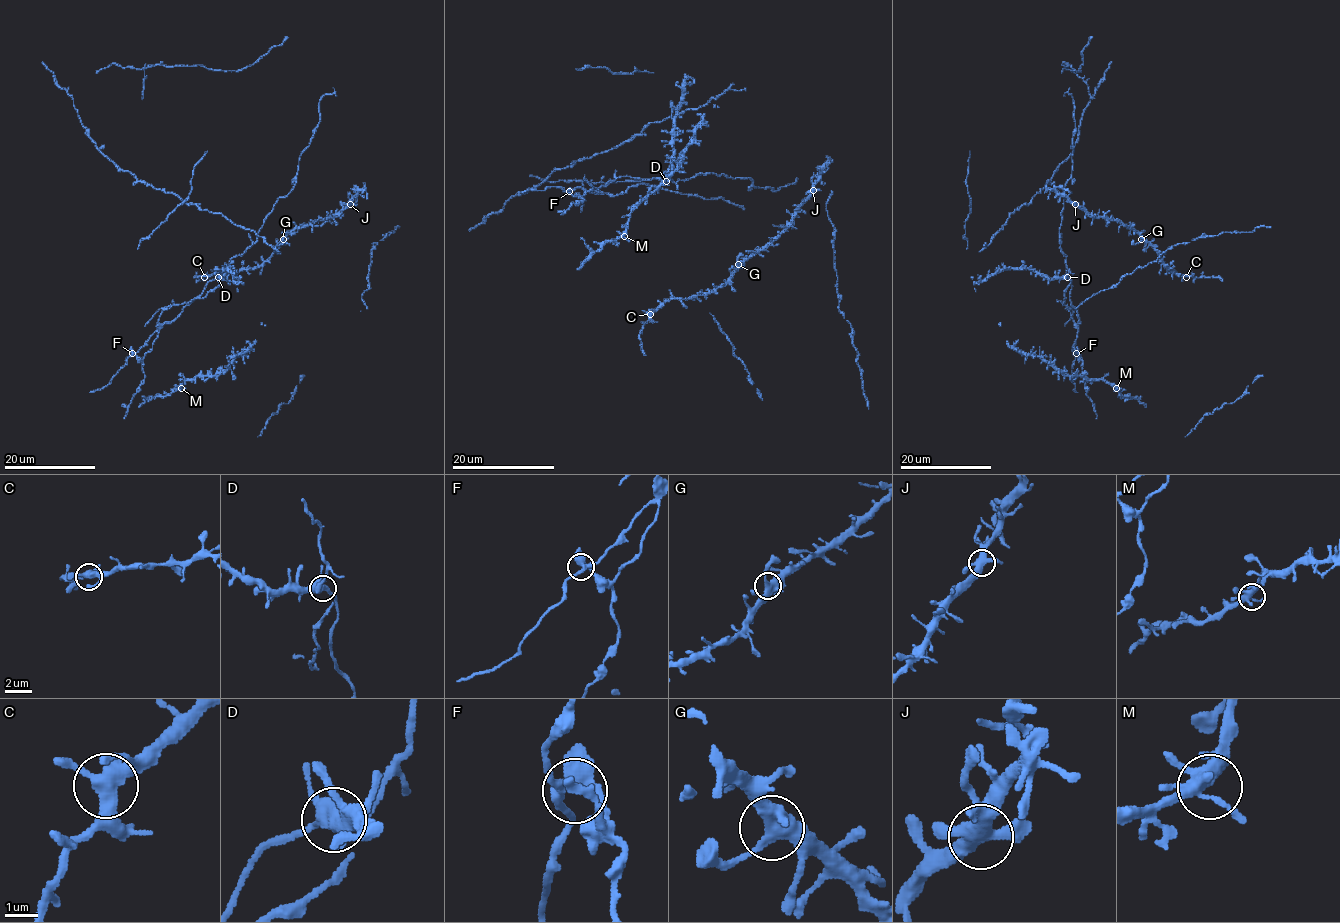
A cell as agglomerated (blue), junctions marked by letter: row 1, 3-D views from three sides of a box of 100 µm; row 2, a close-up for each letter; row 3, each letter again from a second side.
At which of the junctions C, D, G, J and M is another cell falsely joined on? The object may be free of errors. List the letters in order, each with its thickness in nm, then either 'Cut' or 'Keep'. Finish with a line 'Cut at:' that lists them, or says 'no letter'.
C: Thickness 400 nm. Keep
D: Thickness 480 nm. Cut
G: Thickness 400 nm. Keep
J: Thickness 440 nm. Keep
M: Thickness 400 nm. Keep
Cut at: D

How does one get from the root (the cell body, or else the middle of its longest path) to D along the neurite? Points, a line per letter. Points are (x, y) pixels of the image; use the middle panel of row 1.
D: (675, 117), (671, 171), (666, 181)

